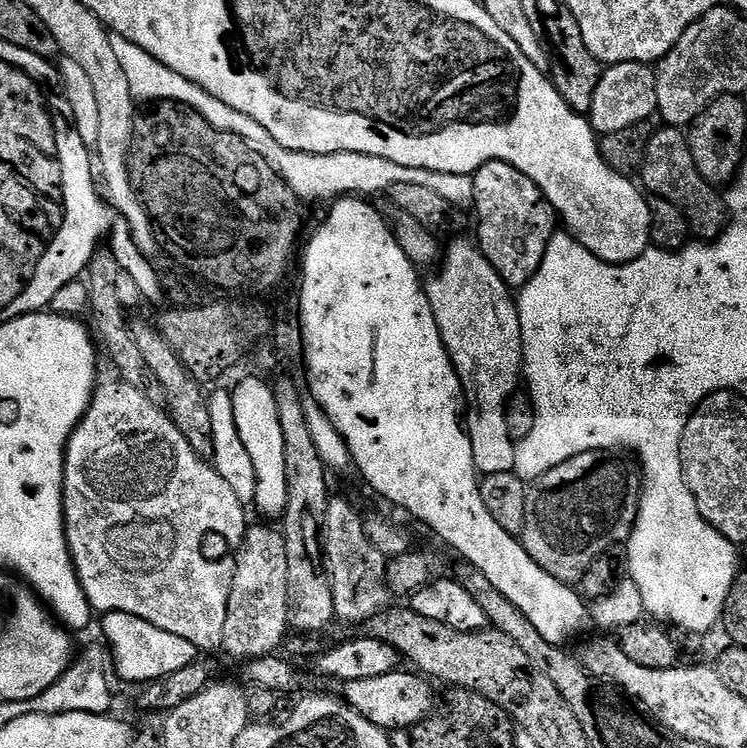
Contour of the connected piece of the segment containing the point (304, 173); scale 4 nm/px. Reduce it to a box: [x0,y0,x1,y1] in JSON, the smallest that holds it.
[110,35,474,210]

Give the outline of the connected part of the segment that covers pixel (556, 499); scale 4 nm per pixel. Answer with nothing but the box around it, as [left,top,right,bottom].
[523,450,642,585]

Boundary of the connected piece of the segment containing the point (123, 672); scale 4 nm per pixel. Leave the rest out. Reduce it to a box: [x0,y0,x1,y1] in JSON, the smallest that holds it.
[101,611,200,684]

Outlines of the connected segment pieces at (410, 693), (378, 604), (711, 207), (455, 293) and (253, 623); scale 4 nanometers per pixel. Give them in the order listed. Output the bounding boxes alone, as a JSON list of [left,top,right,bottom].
[[343,670,436,730],[324,499,390,621],[638,126,730,242],[426,240,524,477],[220,523,290,662]]

